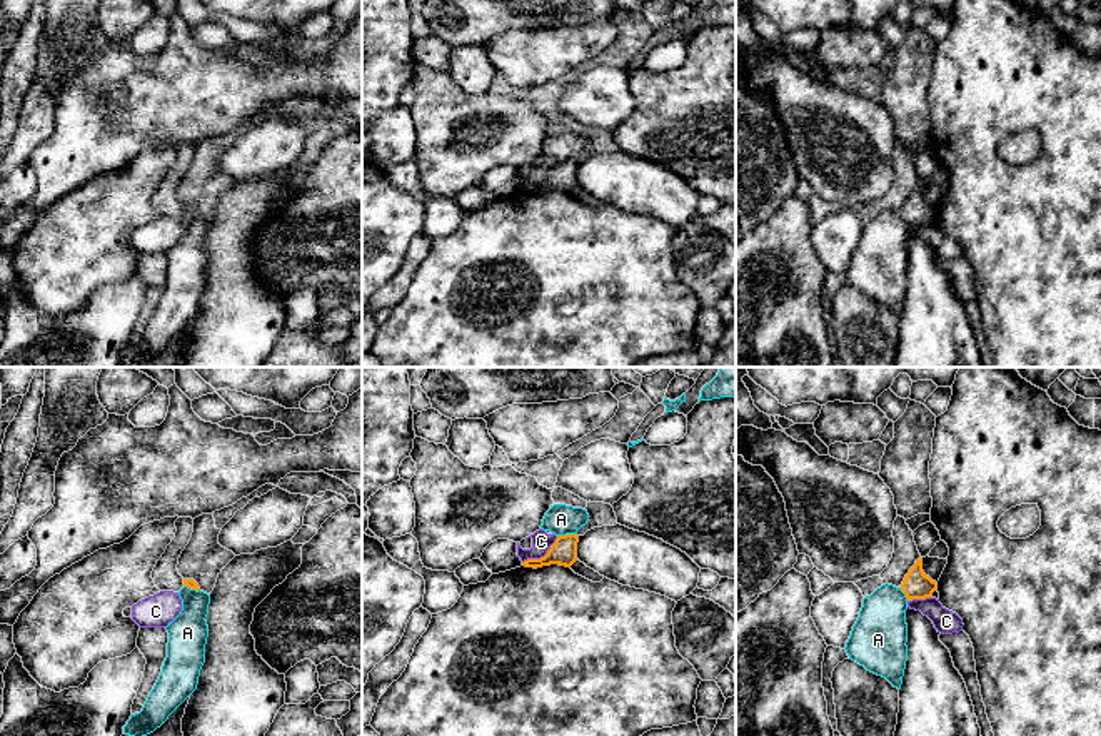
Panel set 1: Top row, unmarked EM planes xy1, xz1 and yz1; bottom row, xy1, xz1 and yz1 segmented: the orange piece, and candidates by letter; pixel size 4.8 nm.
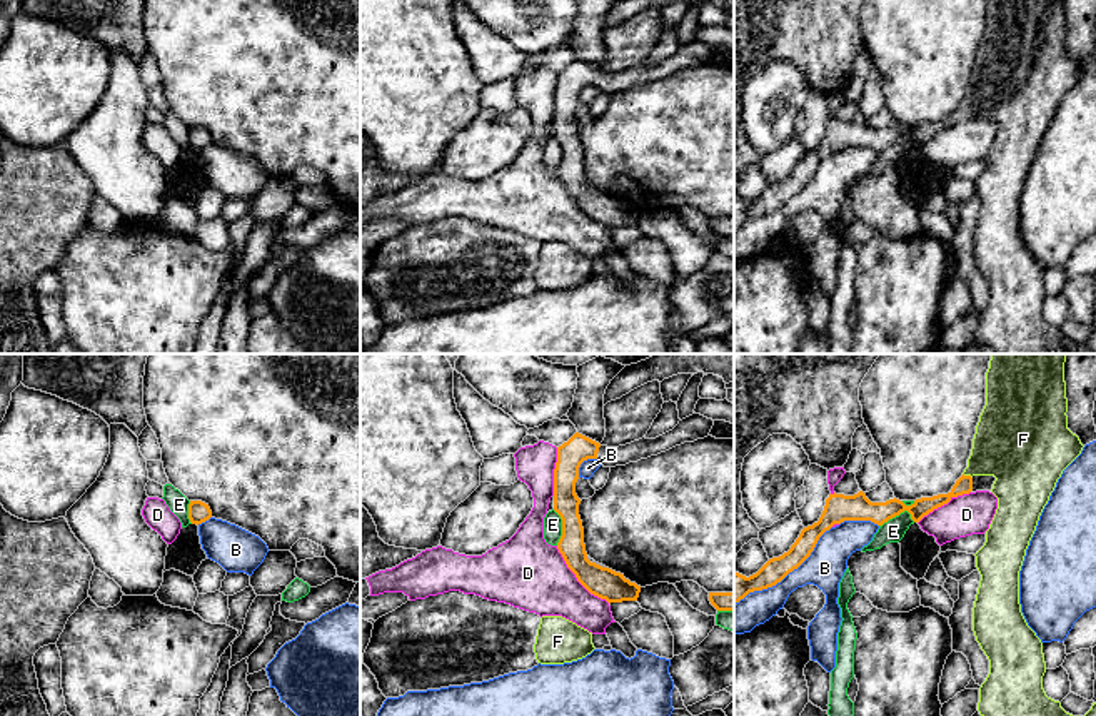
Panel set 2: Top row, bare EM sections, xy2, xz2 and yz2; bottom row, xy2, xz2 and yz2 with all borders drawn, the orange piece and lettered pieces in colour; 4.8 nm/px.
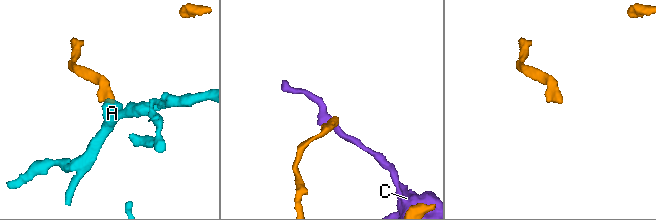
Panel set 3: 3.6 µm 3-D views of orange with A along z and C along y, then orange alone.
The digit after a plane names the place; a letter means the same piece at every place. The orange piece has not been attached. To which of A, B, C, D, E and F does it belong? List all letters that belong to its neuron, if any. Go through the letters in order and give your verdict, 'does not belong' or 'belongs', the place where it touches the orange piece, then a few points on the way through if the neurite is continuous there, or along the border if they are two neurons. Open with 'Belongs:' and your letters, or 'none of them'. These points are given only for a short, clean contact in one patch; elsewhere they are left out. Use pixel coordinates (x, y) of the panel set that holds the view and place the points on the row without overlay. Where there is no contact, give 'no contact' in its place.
Belongs: F
A: does not belong | xz1 (566, 161) | along xz1 (574, 159), (558, 162)
B: does not belong | yz2 (786, 201)
C: does not belong | xz1 (544, 182) | along xz1 (558, 162), (542, 182), (527, 184), (522, 189)
D: does not belong | xz2 (578, 206)
E: does not belong | yz2 (898, 141)
F: belongs | yz2 (968, 102) | across yz2 (965, 109), (968, 102), (993, 79), (1008, 70)

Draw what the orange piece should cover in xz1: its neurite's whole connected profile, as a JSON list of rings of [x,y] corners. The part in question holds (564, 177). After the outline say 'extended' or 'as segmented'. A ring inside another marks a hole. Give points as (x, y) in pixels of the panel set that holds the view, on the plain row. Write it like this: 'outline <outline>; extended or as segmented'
outline [[[576,160],[557,162],[544,184],[527,185],[522,192],[534,195],[550,190],[571,194],[577,187],[577,169],[579,162]]]; as segmented

